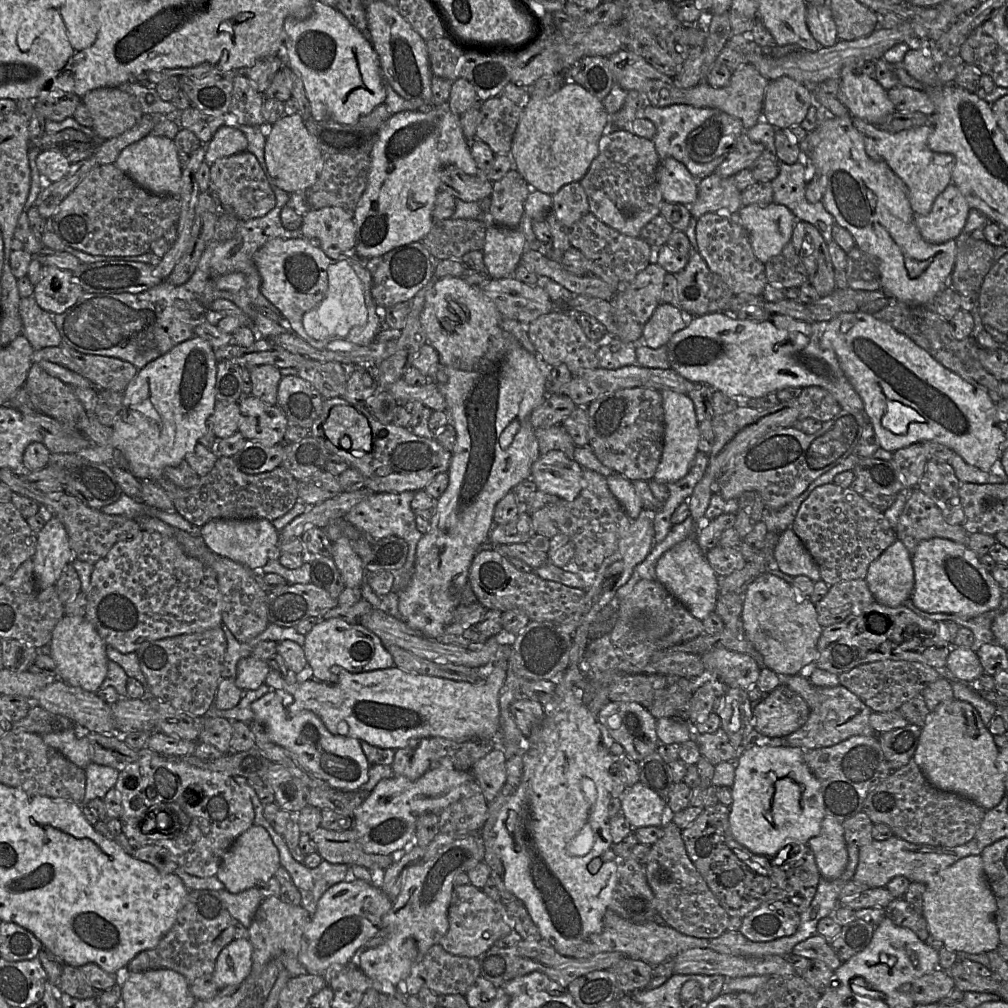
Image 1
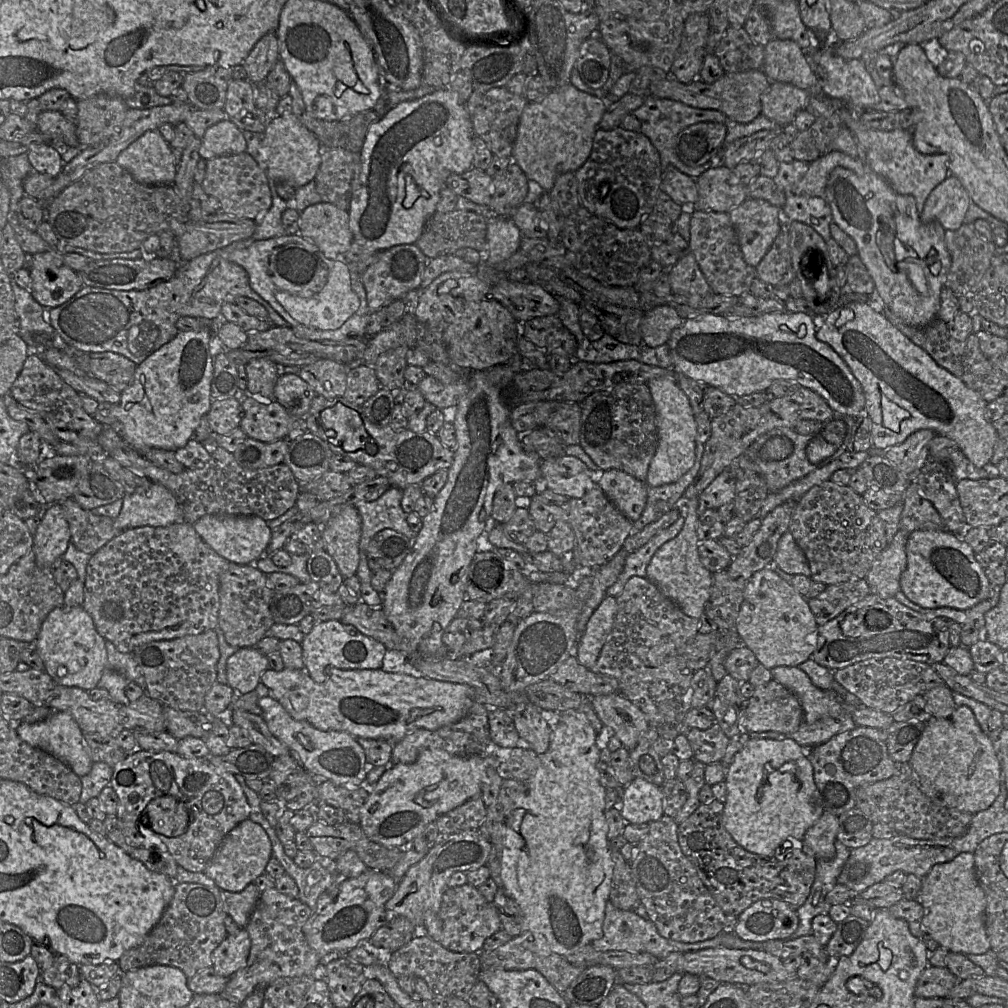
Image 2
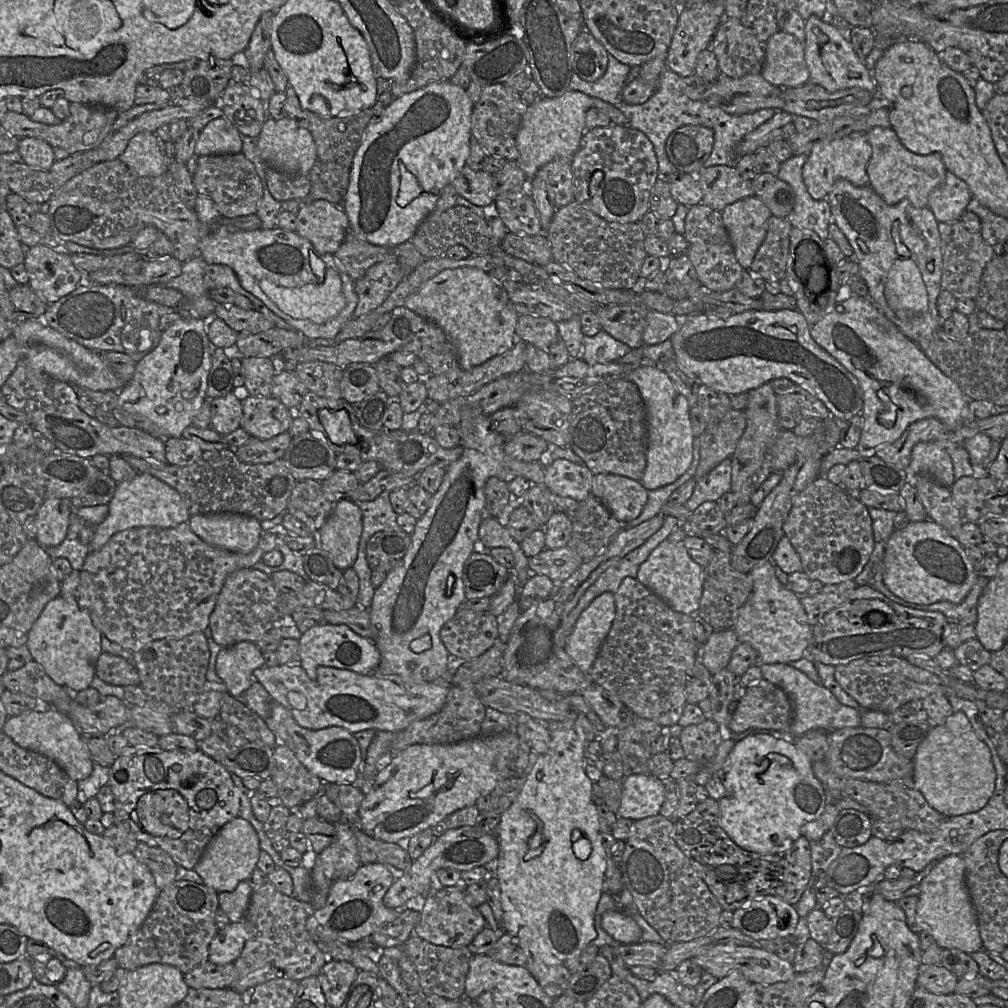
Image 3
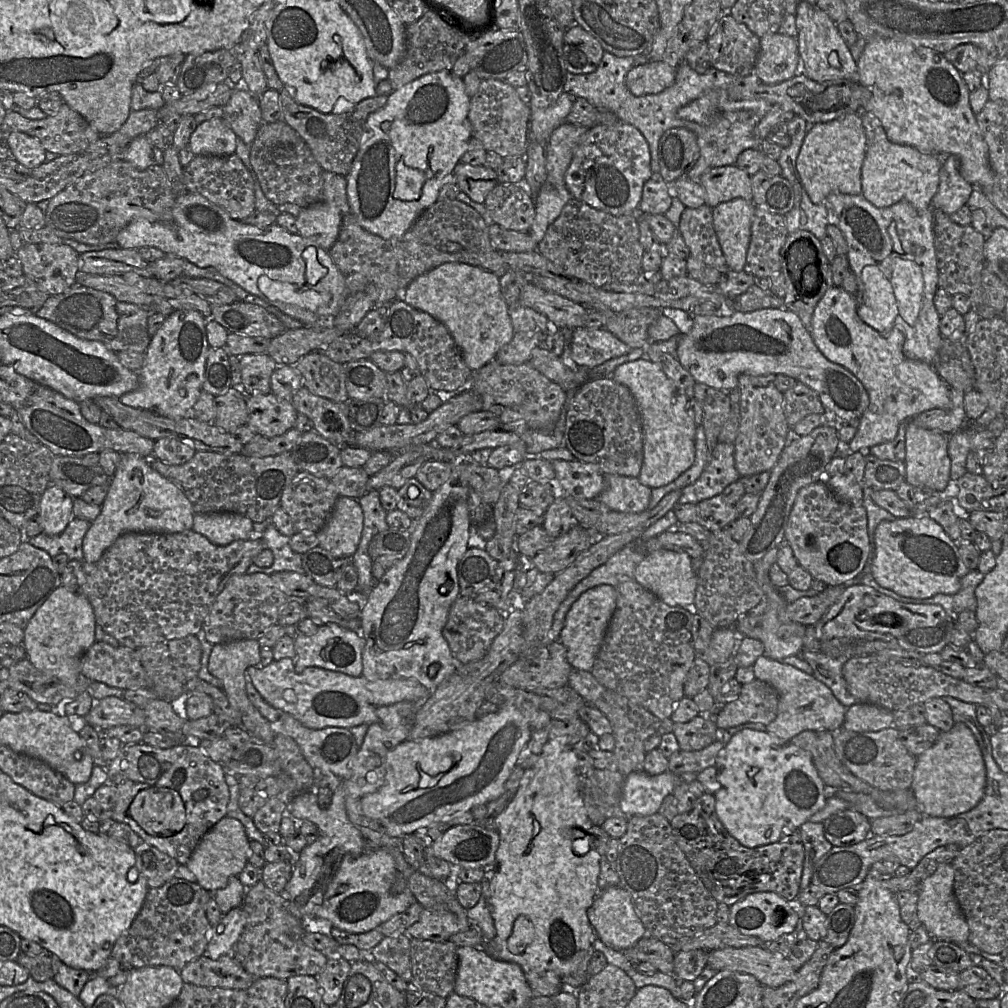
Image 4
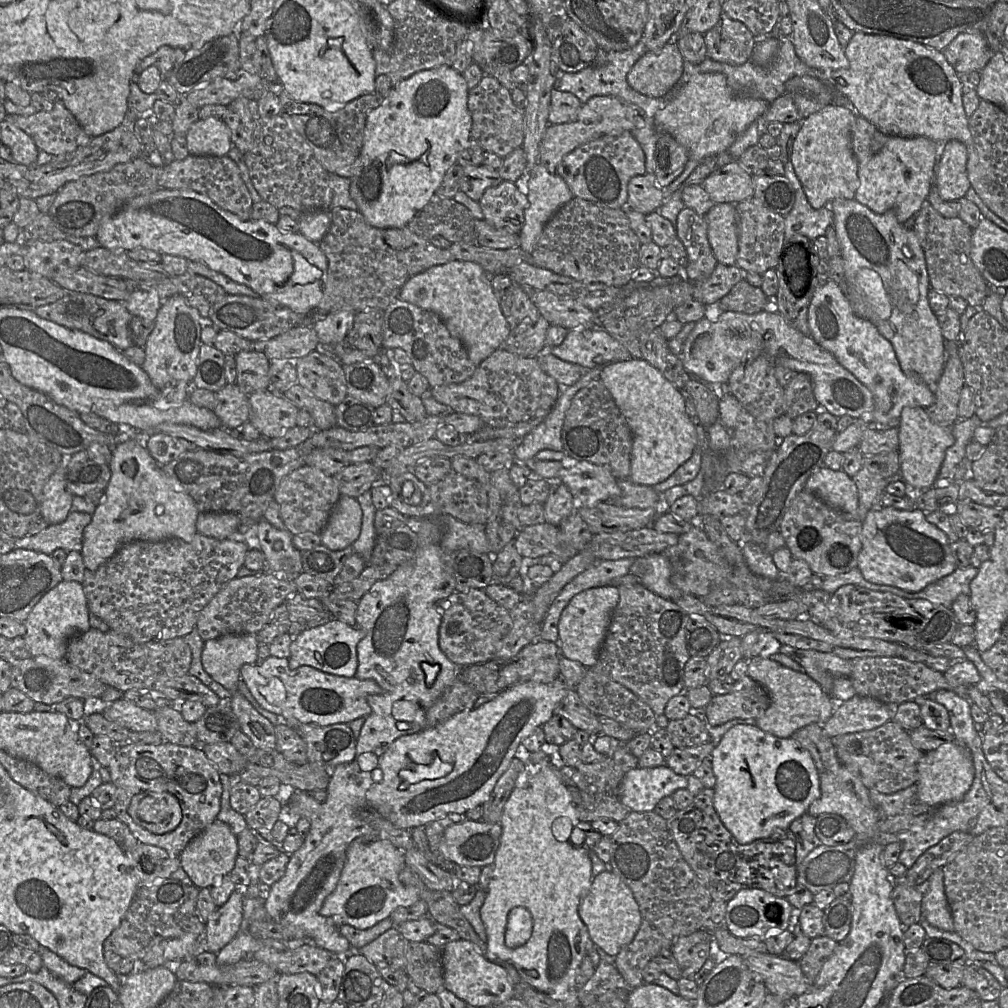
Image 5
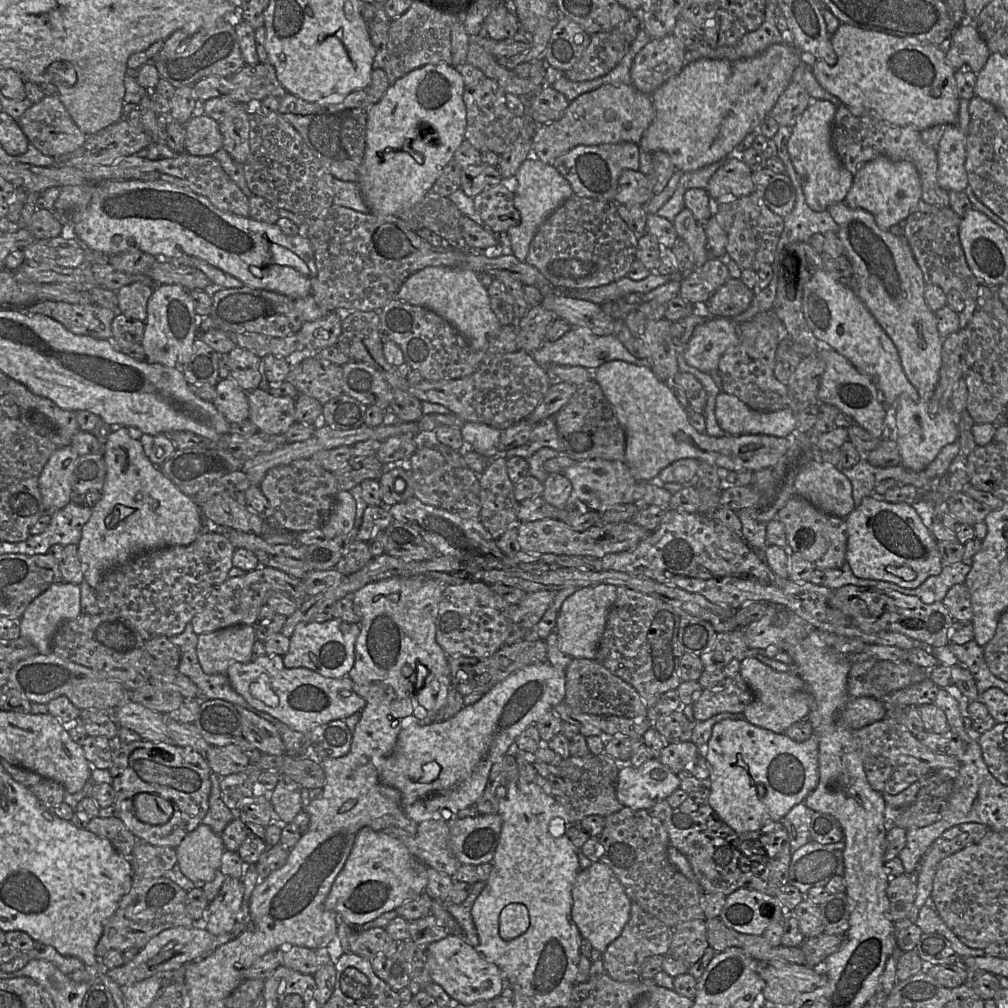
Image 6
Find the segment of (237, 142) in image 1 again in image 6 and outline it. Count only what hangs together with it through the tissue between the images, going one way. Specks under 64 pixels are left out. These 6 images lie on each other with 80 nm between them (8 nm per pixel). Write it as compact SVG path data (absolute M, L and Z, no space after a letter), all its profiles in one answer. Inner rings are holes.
M194 114L185 124L185 152L194 156L213 156L222 148L223 137L218 121Z

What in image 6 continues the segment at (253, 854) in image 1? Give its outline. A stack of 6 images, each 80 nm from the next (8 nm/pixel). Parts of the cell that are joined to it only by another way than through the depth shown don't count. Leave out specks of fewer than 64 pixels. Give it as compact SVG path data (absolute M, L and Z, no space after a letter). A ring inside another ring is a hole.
M200 824L183 838L175 850L181 872L194 882L197 888L202 888L205 883L214 880L217 871L220 871L221 857L226 848L219 834L214 833L209 826Z

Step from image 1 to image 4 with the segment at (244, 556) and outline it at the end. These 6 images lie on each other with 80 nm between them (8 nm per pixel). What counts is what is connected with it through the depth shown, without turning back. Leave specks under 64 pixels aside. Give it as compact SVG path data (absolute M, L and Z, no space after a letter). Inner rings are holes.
M195 513L192 529L216 545L236 540L261 538L253 529L254 522L238 513Z

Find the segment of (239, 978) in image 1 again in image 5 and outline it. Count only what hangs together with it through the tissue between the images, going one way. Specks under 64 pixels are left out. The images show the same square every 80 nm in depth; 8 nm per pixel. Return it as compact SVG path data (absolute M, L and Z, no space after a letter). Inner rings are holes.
M243 889L235 890L225 904L205 921L204 948L218 953L240 932L243 920Z

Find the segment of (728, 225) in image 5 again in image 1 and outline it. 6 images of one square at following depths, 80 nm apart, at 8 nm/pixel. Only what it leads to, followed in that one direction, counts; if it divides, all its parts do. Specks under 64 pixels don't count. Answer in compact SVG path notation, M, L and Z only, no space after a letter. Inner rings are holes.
M770 203L766 206L755 204L742 206L738 211L738 215L749 234L756 258L763 264L779 254L783 247L791 242L794 225L799 221L786 206L776 203Z

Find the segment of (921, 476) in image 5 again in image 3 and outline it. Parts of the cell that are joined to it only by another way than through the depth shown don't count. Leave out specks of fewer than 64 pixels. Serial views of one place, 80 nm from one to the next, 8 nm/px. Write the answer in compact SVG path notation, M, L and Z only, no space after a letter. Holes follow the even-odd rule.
M920 442L913 447L911 462L906 471L909 476L929 475L948 488L956 481L950 455L934 442Z

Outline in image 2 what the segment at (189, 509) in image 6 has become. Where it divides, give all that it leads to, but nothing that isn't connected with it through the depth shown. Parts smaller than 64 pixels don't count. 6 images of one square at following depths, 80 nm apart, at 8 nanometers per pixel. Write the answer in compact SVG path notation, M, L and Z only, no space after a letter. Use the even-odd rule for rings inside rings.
M159 483L125 493L122 501L121 511L114 519L114 527L119 531L143 526L165 527L183 520L175 496Z

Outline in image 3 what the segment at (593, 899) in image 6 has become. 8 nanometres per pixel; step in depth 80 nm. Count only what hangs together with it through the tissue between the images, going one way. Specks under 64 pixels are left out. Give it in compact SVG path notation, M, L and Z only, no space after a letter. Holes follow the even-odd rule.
M608 910L601 918L603 930L614 940L623 945L640 941L642 930L628 914L619 910Z

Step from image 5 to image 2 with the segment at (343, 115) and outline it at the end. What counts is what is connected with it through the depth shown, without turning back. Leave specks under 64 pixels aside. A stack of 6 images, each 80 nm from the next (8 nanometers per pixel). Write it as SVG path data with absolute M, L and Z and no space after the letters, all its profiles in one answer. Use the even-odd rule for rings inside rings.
M292 82L289 90L292 98L292 114L309 129L323 148L342 148L360 153L369 127L380 117L374 110L368 110L342 121L324 121L311 116L298 86Z

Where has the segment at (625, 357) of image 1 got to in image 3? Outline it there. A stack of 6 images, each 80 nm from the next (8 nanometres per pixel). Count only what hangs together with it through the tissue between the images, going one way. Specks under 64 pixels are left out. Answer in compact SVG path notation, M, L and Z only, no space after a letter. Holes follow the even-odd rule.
M605 330L599 331L594 336L584 335L580 357L586 363L607 364L619 361L632 350L627 344L616 340Z

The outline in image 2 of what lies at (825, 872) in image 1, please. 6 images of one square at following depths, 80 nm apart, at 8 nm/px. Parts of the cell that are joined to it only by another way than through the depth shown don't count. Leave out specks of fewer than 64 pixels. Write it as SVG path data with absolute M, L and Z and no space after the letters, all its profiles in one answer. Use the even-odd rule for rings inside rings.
M824 810L820 819L806 831L804 842L812 848L817 859L833 859L838 830L838 816Z

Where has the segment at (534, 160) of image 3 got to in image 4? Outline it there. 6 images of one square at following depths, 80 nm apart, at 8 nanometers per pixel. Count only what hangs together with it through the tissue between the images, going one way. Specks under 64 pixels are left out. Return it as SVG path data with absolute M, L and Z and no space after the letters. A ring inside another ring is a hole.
M563 92L559 98L543 111L534 111L529 120L529 141L547 143L551 133L563 123L571 111L575 96Z

